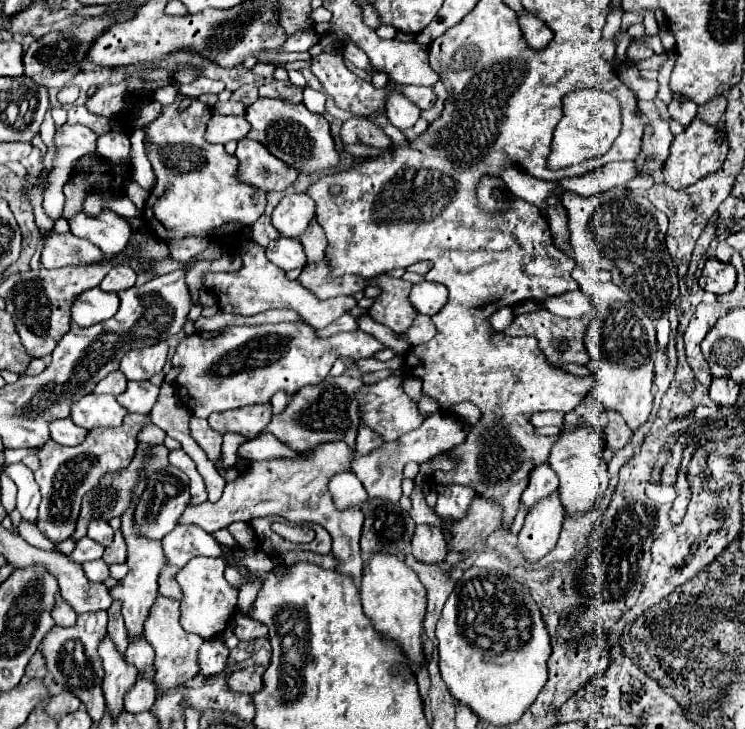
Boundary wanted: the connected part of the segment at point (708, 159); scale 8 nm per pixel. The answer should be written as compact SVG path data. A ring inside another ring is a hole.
M696 117L680 135L676 135L670 147L670 157L664 165L664 183L668 183L672 189L684 189L696 183L696 179L702 179L704 175L718 171L728 155L728 141L716 141L716 133L720 129L720 125L710 125Z

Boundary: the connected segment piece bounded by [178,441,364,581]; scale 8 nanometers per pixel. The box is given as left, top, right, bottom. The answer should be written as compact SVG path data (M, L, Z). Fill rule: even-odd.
M332 441L320 443L308 453L300 453L294 459L270 459L270 461L252 461L248 469L232 483L226 483L222 497L216 503L200 503L188 505L178 519L178 525L196 525L206 533L214 533L222 527L228 527L234 521L250 521L252 517L266 517L266 515L282 515L290 521L316 521L332 535L332 553L340 559L336 571L344 575L354 575L360 581L362 575L362 555L360 555L360 531L364 515L358 507L338 509L334 499L328 491L328 481L344 471L350 471L350 463L354 459L354 447L346 441Z

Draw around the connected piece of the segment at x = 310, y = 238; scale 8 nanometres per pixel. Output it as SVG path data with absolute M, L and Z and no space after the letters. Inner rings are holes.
M312 221L308 225L308 233L304 233L304 237L300 237L304 249L306 249L306 257L308 257L308 263L316 263L320 257L324 257L324 251L326 251L326 235L320 231L320 233L312 233L312 231L318 231L318 223Z

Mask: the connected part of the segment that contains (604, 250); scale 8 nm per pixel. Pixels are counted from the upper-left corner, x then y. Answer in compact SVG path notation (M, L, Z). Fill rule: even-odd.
M624 187L592 197L568 195L564 207L568 211L572 251L578 267L586 271L610 271L612 283L632 295L632 301L638 307L644 307L654 321L666 315L678 297L676 269L664 247L668 217L652 207L652 203L630 203Z

